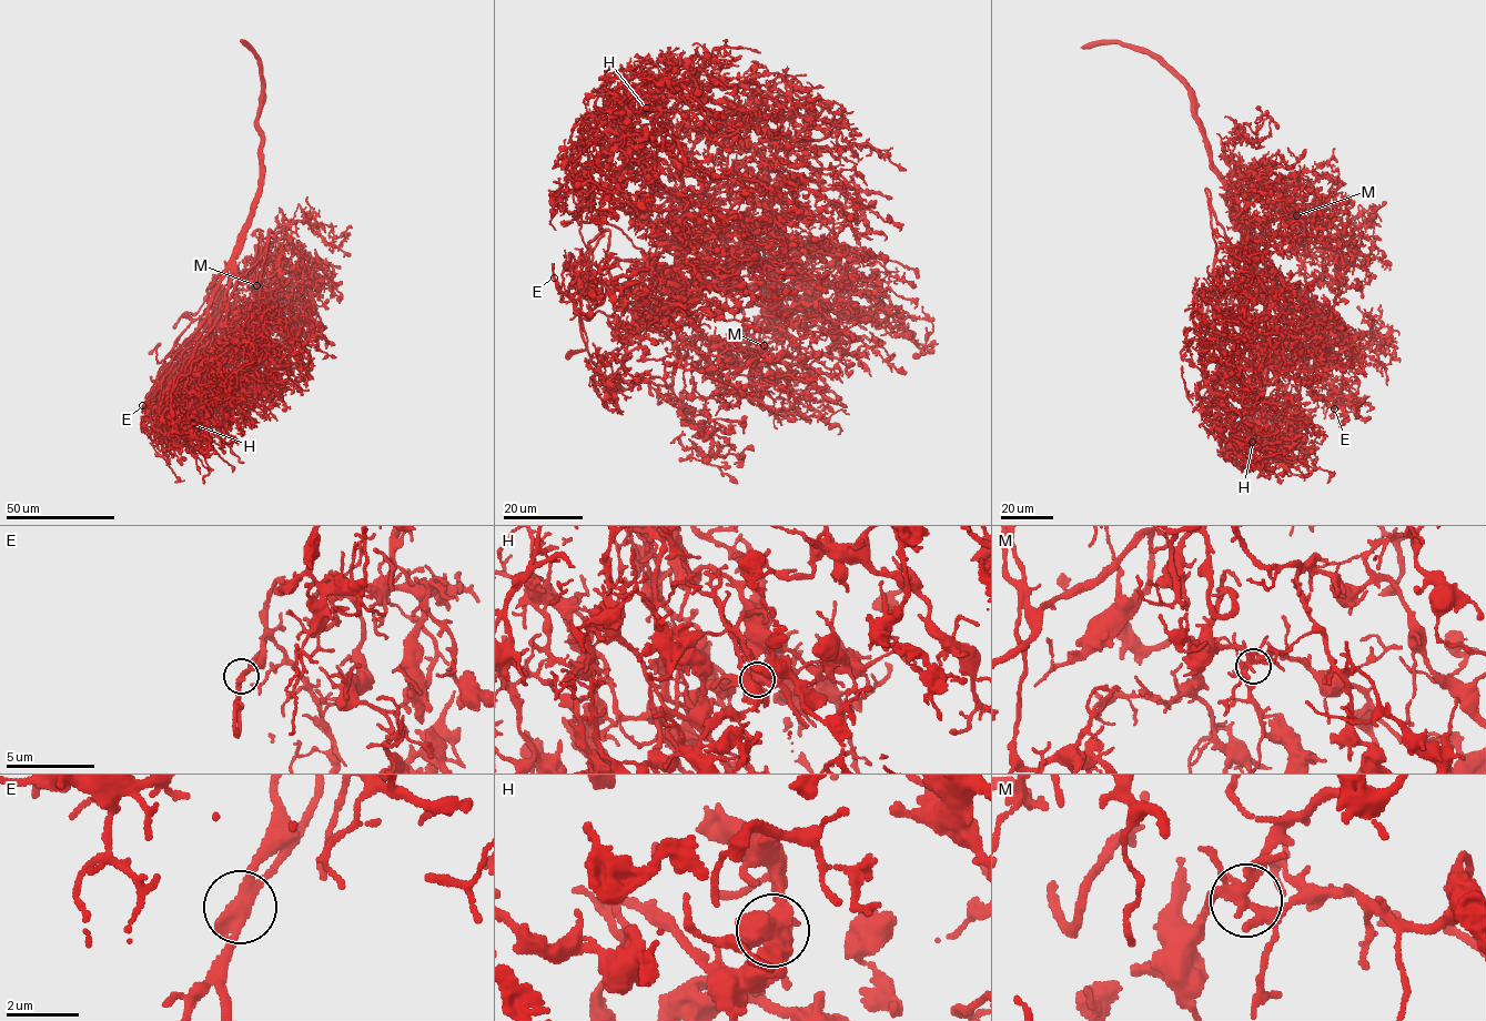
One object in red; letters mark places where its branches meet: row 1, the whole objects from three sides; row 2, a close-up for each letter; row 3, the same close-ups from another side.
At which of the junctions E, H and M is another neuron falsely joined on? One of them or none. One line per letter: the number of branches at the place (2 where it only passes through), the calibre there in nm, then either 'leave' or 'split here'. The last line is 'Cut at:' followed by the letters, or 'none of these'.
E: 3 branches meet; 320 nm thick; leave
H: 4 branches meet; 650 nm thick; split here
M: 7 branches meet; 320 nm thick; leave
Cut at: H

